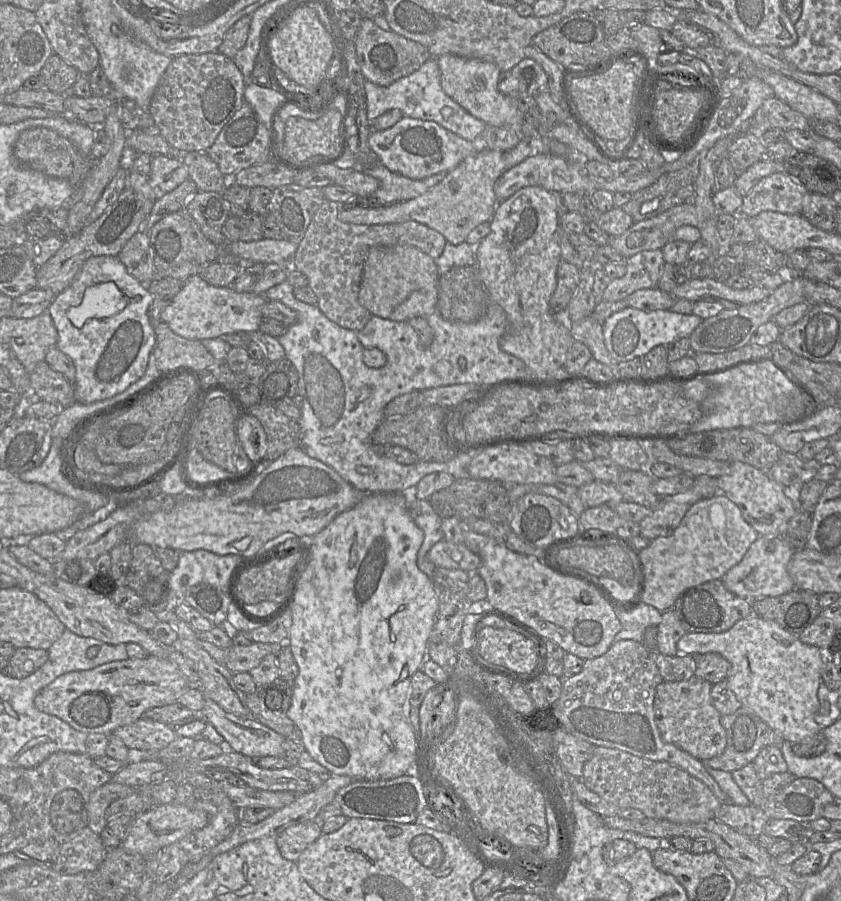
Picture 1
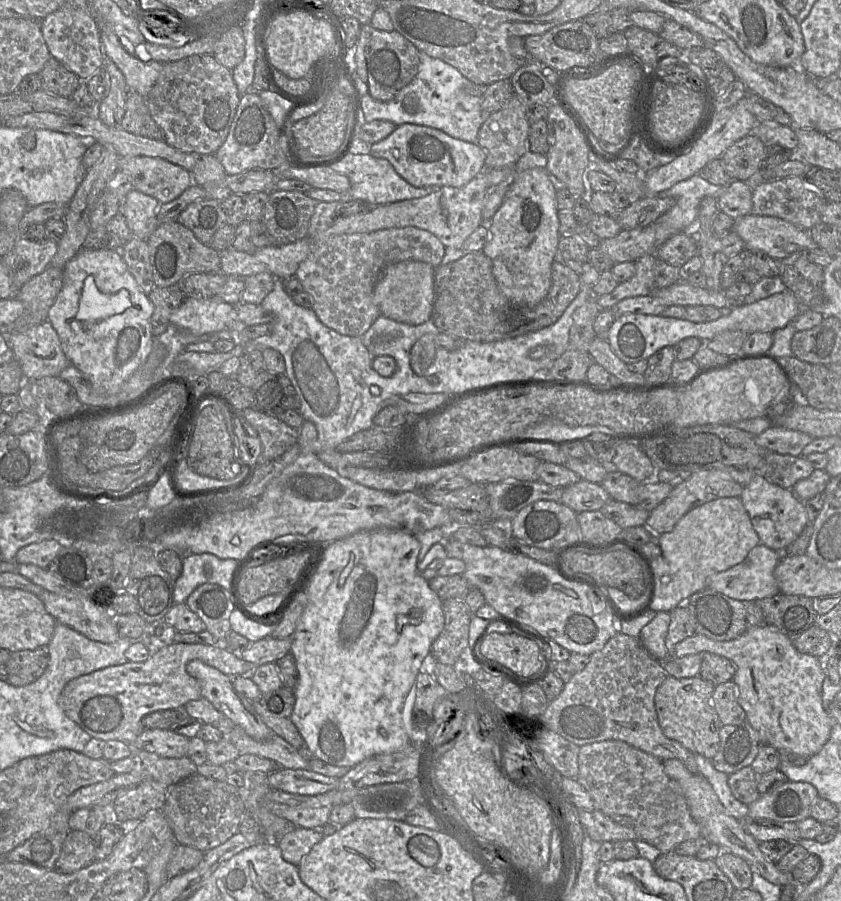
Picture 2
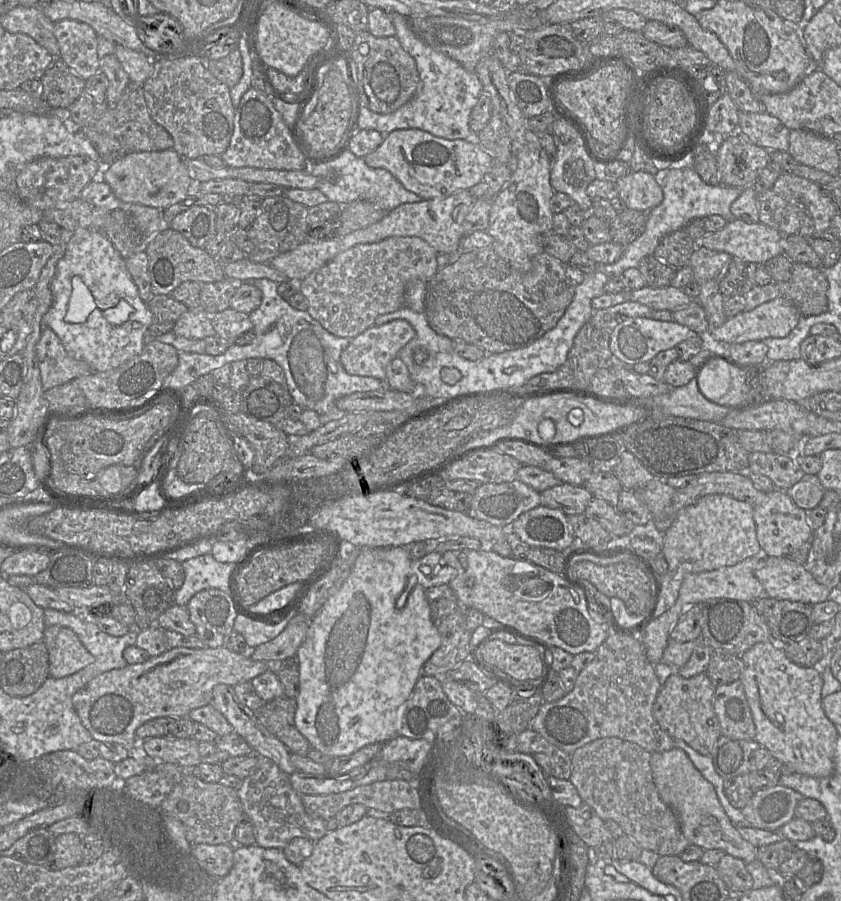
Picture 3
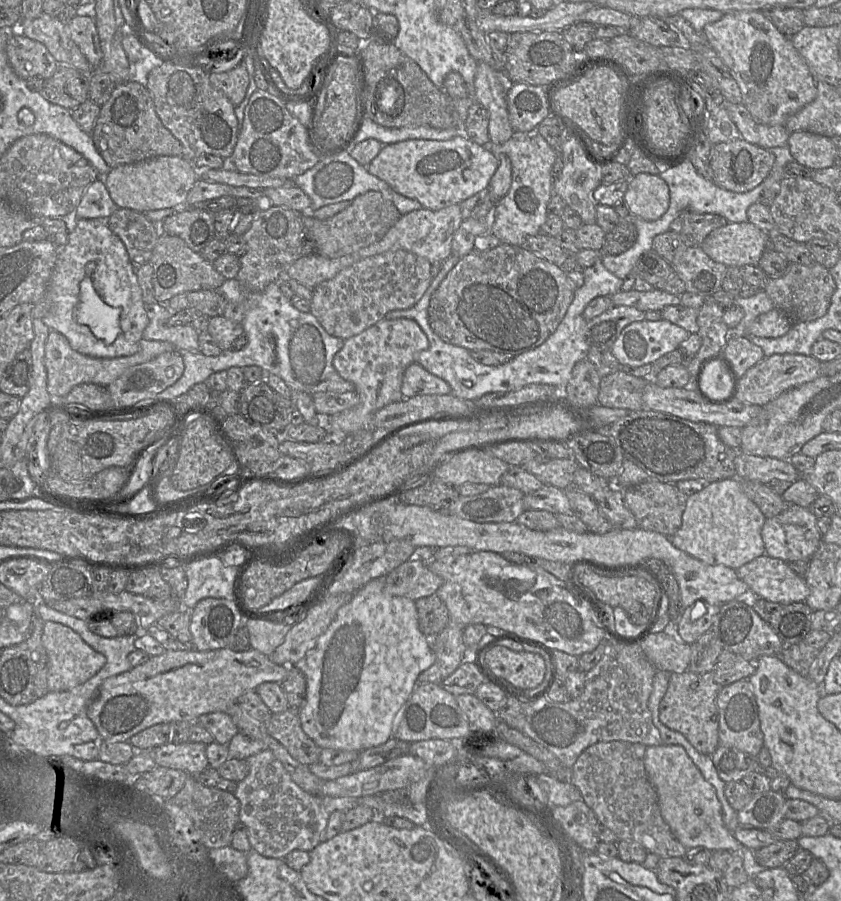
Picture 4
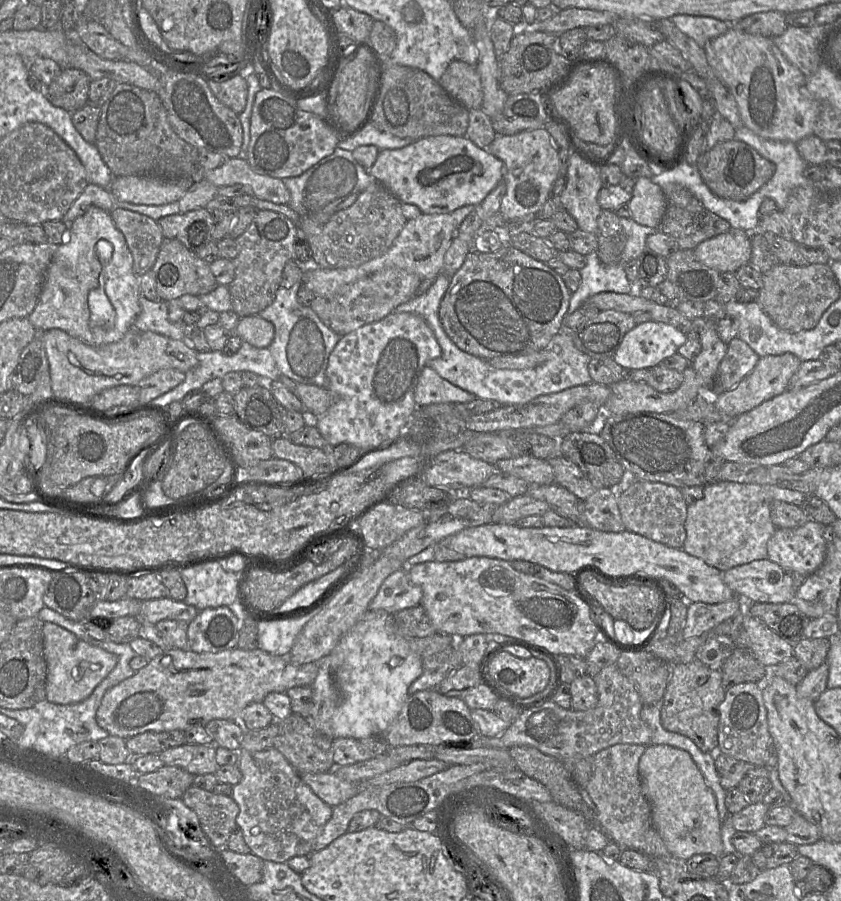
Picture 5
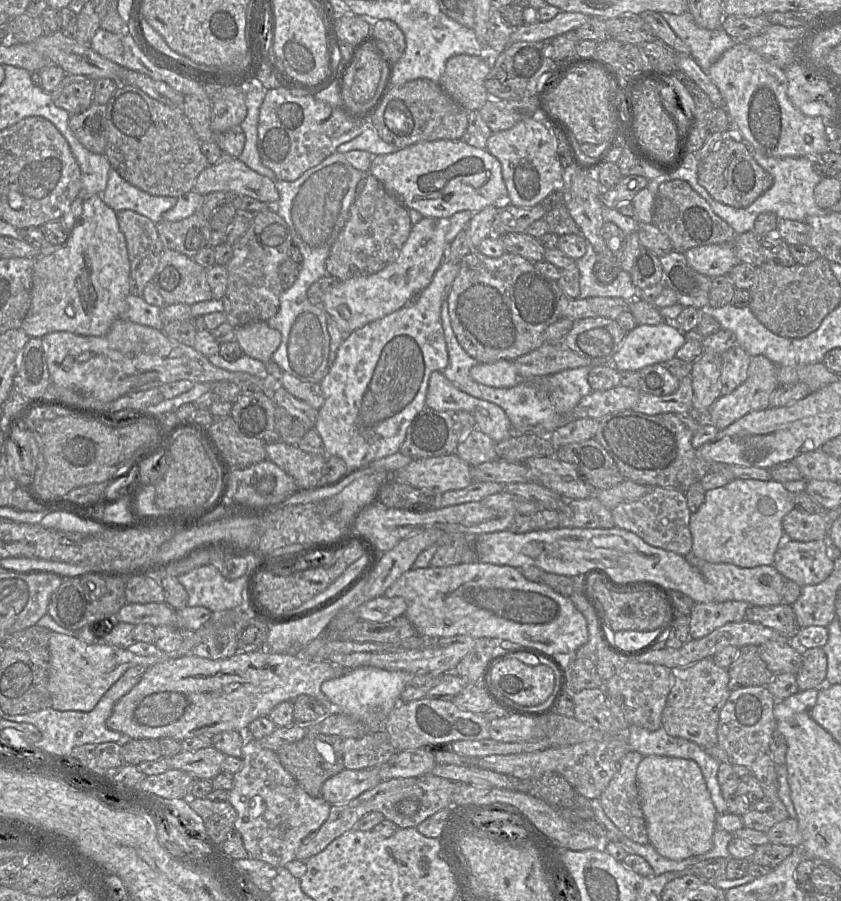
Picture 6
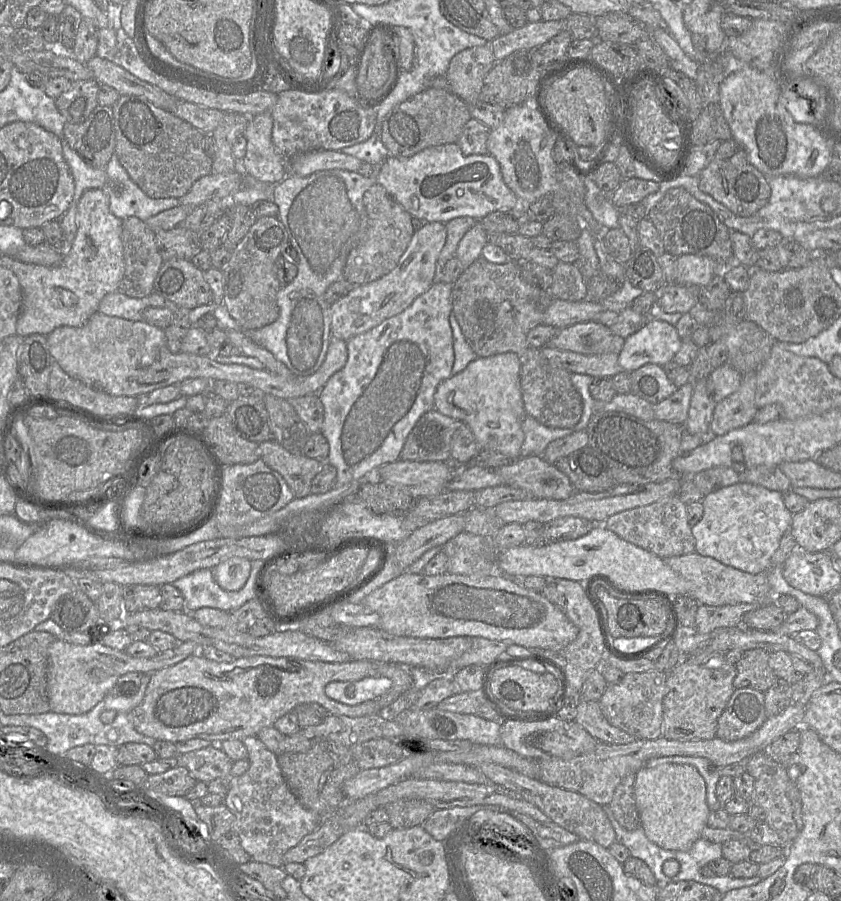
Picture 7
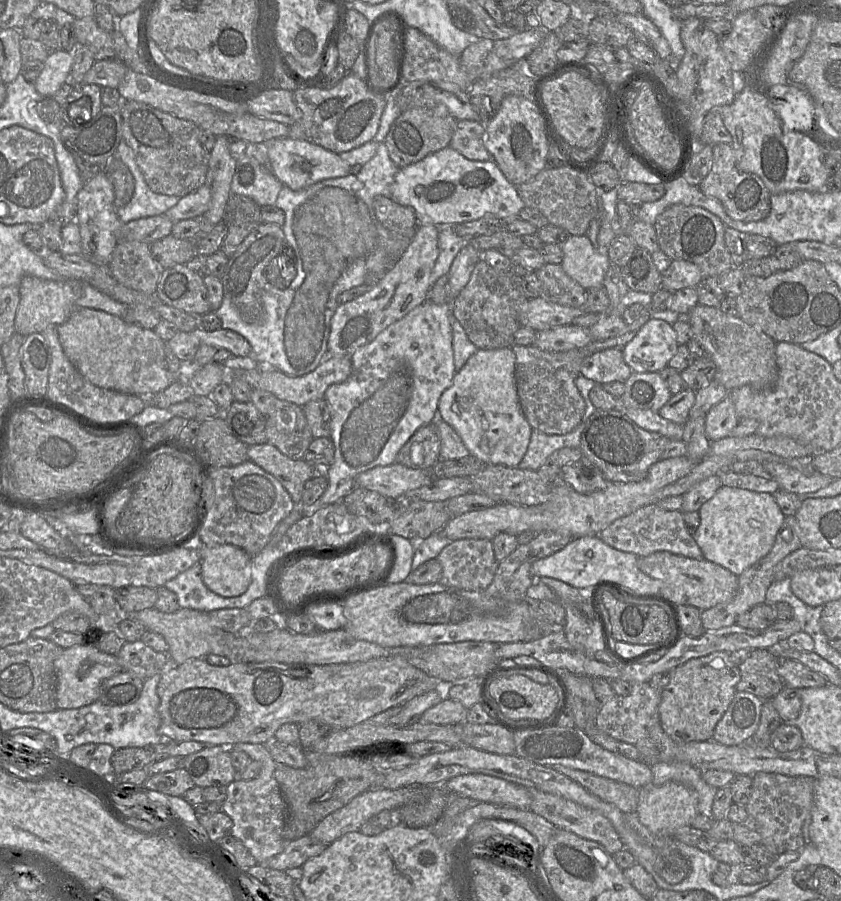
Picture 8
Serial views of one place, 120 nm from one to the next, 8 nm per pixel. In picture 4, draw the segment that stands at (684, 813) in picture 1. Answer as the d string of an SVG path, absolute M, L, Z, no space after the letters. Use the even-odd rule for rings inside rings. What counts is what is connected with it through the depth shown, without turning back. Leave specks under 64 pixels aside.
M628 741L597 742L579 755L572 767L571 783L579 789L582 799L593 810L600 824L609 828L618 840L634 841L647 853L654 853L660 858L683 858L687 849L675 838L662 818L657 793L648 780L644 767L646 749L644 744Z

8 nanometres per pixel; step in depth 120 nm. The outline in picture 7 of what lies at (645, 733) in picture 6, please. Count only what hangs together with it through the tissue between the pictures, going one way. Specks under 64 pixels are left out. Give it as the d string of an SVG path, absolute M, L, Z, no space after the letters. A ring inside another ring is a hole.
M687 755L665 756L652 758L648 760L644 766L653 768L662 764L689 764L694 766L706 783L706 803L710 812L721 808L716 797L716 787L720 778L718 773L719 768L707 759Z

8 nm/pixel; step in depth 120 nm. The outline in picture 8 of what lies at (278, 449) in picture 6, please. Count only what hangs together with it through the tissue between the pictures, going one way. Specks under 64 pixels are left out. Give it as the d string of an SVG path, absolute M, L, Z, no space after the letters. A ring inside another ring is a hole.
M269 443L249 446L247 455L282 484L296 505L301 502L306 482L317 473L317 469L303 459L293 460Z

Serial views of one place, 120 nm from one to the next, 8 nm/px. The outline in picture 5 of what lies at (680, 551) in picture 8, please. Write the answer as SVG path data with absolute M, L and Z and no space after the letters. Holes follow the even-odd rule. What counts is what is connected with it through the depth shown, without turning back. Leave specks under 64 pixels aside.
M635 480L627 487L618 485L617 502L626 530L673 548L683 548L688 504L680 488L660 482Z

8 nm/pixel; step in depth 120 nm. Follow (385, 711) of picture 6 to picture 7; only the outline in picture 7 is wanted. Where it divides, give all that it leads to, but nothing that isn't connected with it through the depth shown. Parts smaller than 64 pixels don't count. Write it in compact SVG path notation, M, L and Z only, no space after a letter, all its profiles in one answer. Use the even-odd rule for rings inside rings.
M368 677L354 682L334 681L325 687L325 694L347 705L357 705L383 695L392 687L385 677Z

